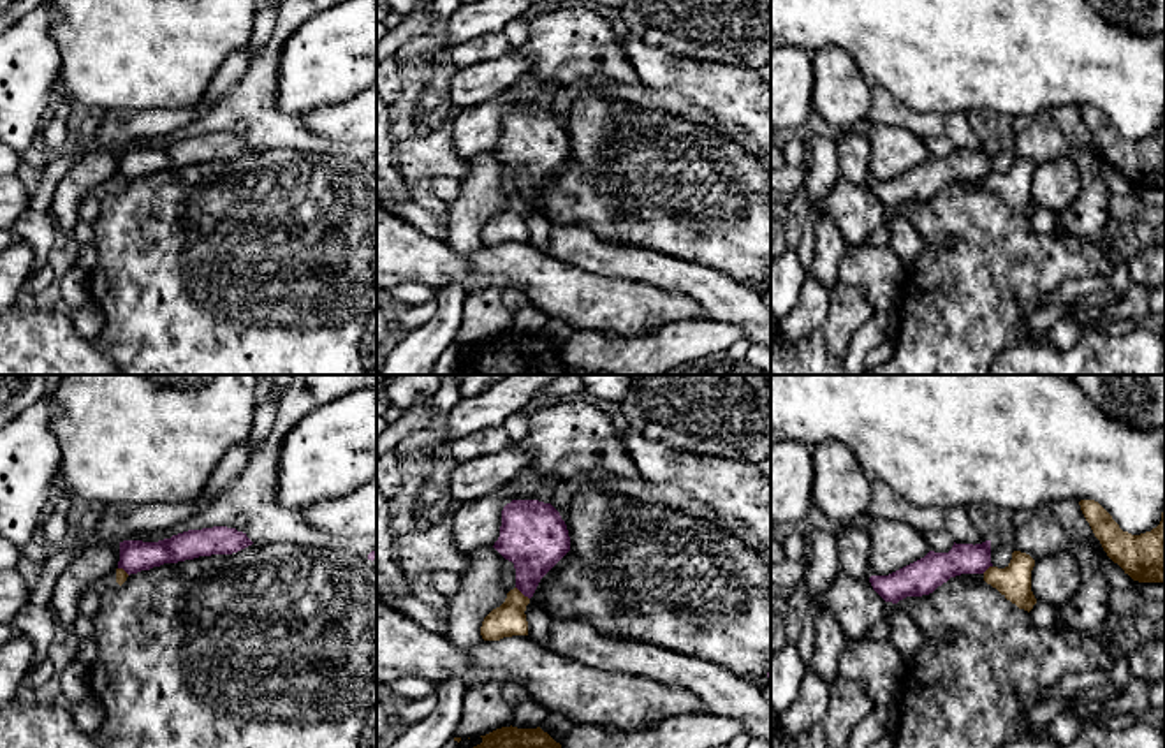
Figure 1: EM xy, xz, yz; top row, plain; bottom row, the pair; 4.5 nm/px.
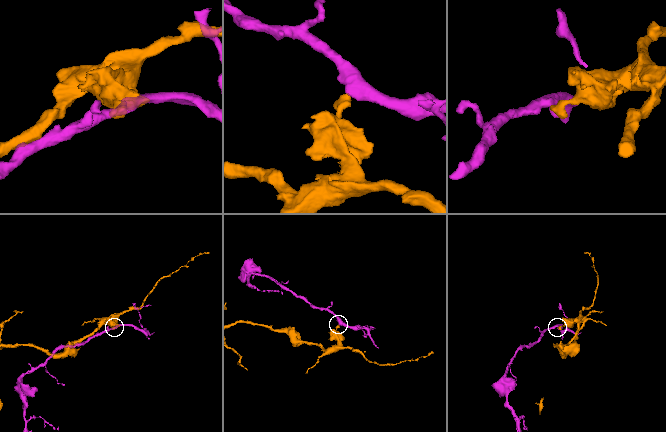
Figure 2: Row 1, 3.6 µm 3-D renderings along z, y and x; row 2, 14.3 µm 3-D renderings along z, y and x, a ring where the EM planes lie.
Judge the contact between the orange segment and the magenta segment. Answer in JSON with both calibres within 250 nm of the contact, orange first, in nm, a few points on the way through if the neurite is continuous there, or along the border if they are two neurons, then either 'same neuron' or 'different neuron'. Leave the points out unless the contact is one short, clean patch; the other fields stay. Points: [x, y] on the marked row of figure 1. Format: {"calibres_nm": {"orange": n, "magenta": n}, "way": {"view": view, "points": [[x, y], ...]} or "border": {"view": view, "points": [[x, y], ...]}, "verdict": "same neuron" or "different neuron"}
{"calibres_nm": {"orange": 150, "magenta": 280}, "border": {"view": "xz", "points": [[516, 586], [528, 599]]}, "verdict": "different neuron"}

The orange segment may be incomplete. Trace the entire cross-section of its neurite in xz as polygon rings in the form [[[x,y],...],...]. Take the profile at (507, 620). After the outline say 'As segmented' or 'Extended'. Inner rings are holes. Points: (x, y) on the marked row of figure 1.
[[[517,588],[507,593],[505,602],[493,609],[482,621],[480,635],[484,641],[500,641],[512,635],[528,635],[526,605],[530,598]]]. As segmented

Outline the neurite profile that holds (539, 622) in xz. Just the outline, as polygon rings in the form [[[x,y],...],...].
[[[526,605],[528,637],[539,644],[546,644],[553,618],[540,607]]]

